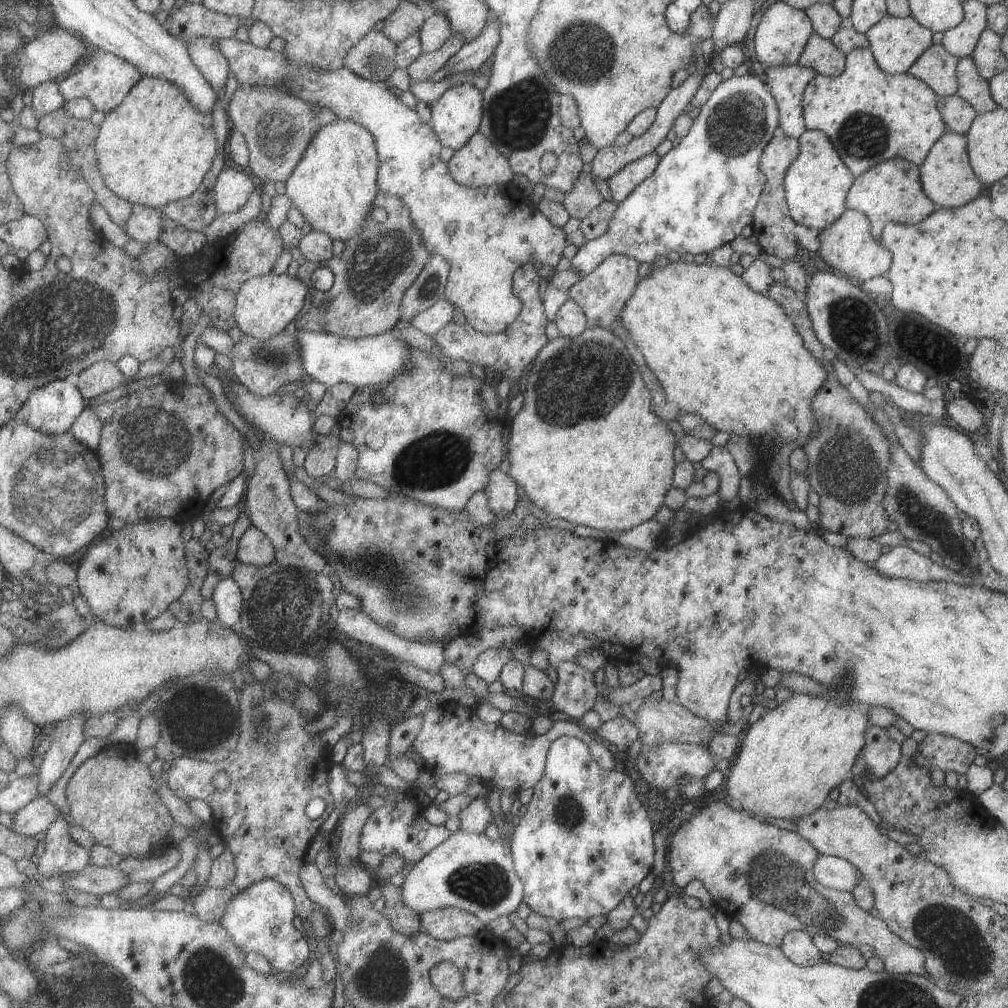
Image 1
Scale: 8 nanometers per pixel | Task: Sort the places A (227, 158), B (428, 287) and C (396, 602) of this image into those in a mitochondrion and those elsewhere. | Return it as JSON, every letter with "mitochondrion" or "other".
{"A":"other","B":"mitochondrion","C":"mitochondrion"}

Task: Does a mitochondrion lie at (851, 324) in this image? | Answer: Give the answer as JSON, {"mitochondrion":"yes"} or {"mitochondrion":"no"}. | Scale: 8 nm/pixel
{"mitochondrion":"yes"}

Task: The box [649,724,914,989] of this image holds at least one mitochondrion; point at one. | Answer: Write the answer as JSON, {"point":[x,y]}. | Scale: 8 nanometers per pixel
{"point":[772,876]}

